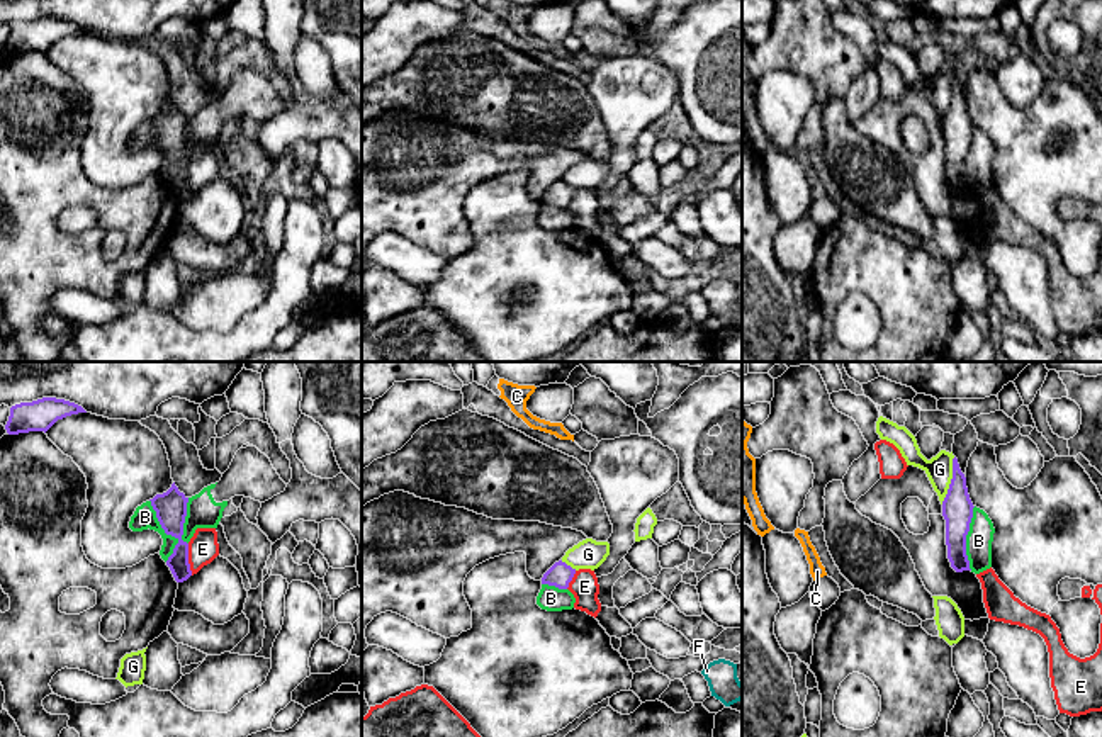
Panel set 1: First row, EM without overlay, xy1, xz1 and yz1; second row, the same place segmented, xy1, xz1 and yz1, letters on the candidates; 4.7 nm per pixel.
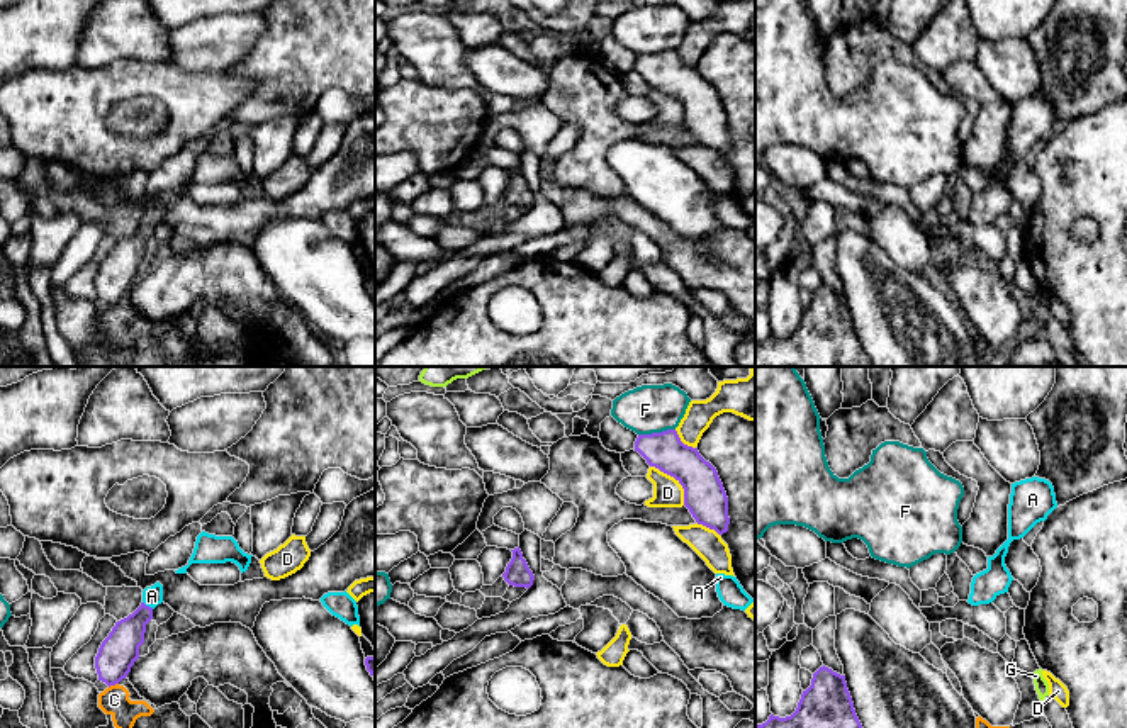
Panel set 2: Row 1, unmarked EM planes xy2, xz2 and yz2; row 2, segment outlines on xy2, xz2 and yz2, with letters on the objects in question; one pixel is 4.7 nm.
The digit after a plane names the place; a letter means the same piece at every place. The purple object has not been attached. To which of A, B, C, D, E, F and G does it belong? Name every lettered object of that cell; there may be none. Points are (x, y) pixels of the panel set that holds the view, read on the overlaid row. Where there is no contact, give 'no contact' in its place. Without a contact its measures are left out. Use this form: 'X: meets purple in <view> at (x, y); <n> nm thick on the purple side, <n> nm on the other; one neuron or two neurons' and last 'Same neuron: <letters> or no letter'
A: meets purple in xy2 at (148, 606); 180 nm thick on the purple side, 100 nm on the other; one neuron
B: meets purple in xy1 at (165, 532); 150 nm thick on the purple side, 110 nm on the other; two neurons
C: meets purple in xy2 at (112, 684); 180 nm thick on the purple side, 140 nm on the other; two neurons
D: meets purple in xz2 at (676, 479); 200 nm thick on the purple side, 140 nm on the other; two neurons
E: meets purple in xy1 at (187, 559); 140 nm thick on the purple side, 140 nm on the other; two neurons
F: meets purple in xz2 at (656, 433); 180 nm thick on the purple side, 220 nm on the other; two neurons
G: meets purple in yz1 at (951, 481); 140 nm thick on the purple side, 130 nm on the other; two neurons
Same neuron: A

